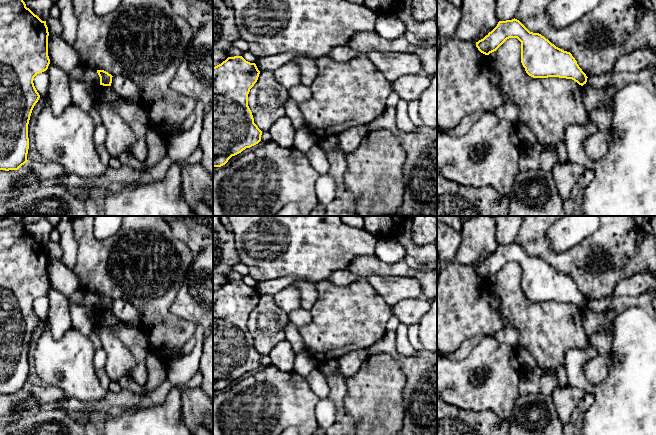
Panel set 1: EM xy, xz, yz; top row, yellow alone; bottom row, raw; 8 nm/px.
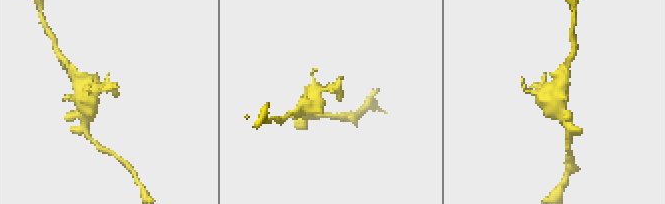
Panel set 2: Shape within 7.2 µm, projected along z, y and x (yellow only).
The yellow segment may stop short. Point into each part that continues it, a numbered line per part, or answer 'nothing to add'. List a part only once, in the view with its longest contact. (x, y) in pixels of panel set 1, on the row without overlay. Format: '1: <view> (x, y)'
nothing to add

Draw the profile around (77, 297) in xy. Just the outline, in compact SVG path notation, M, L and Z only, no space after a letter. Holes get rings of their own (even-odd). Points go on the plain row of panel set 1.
M80 290L73 293L68 299L69 299L70 302L73 302L73 303L76 303L76 304L79 304L79 305L84 305L83 293Z

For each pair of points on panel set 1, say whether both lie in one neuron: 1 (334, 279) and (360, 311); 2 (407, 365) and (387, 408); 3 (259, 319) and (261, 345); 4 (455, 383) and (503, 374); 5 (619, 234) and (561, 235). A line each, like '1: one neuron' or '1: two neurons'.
1: two neurons
2: two neurons
3: one neuron
4: one neuron
5: two neurons

